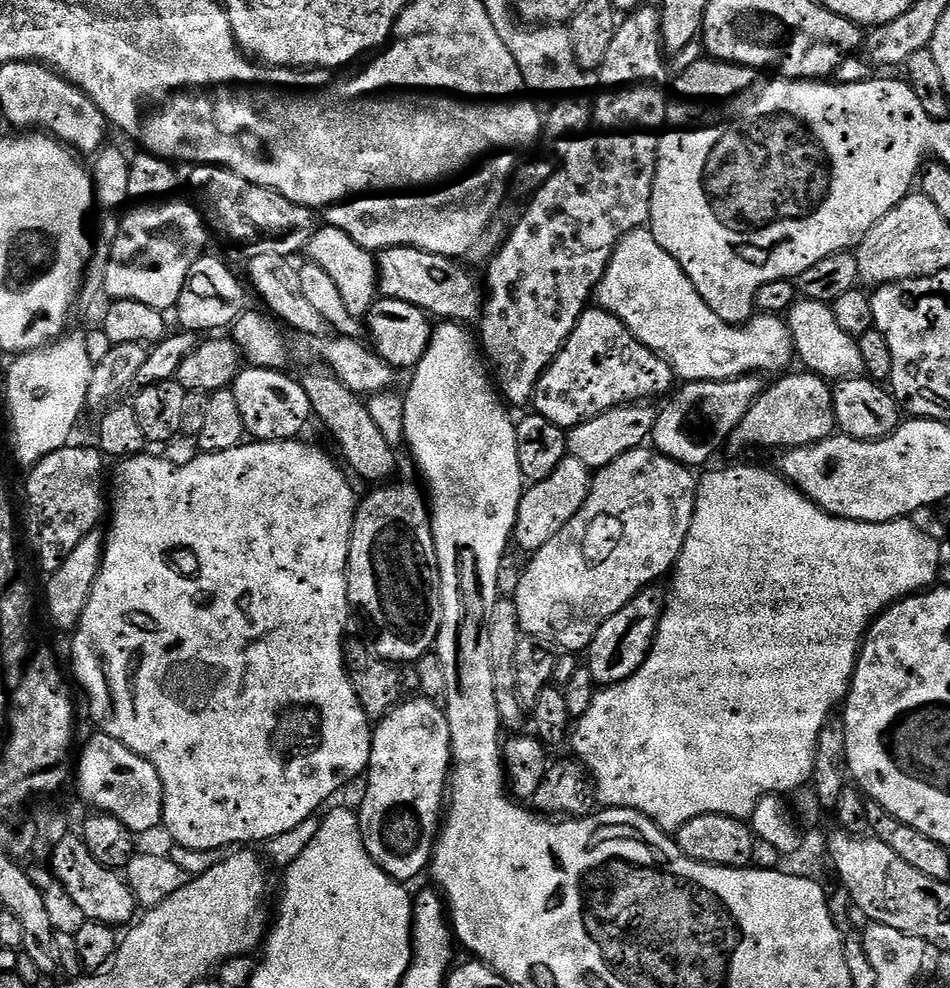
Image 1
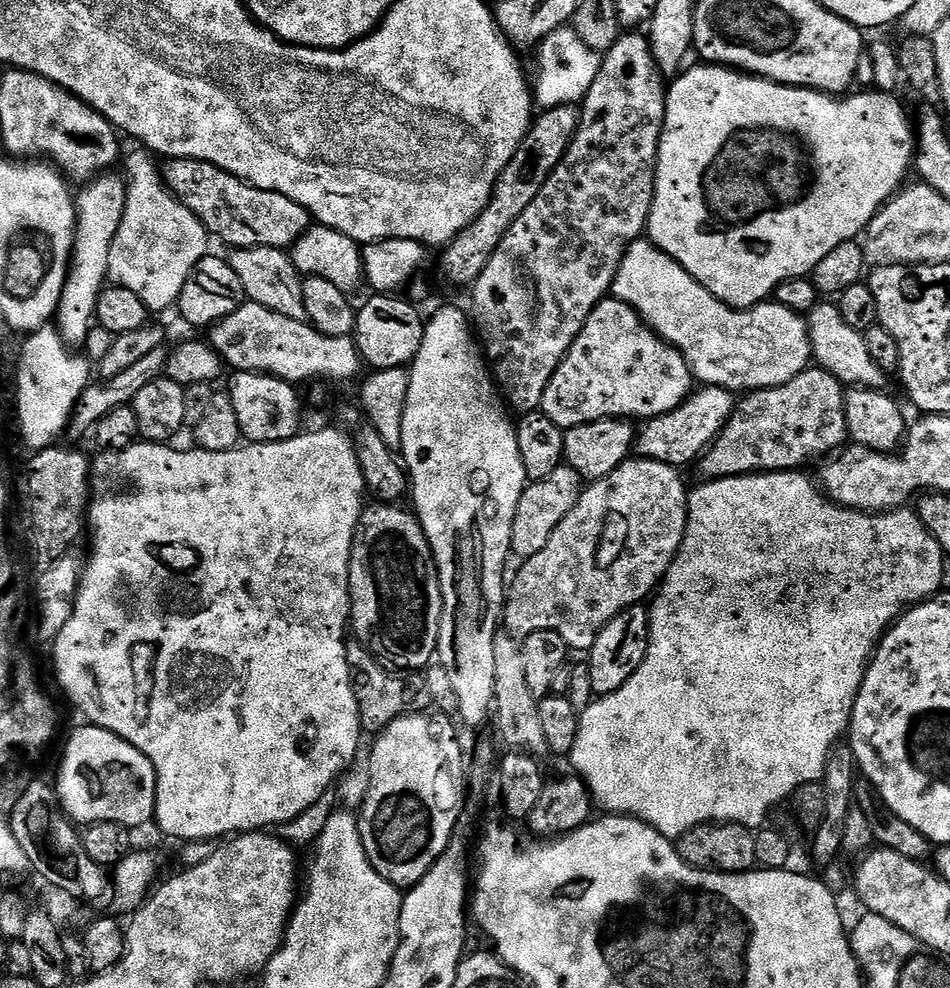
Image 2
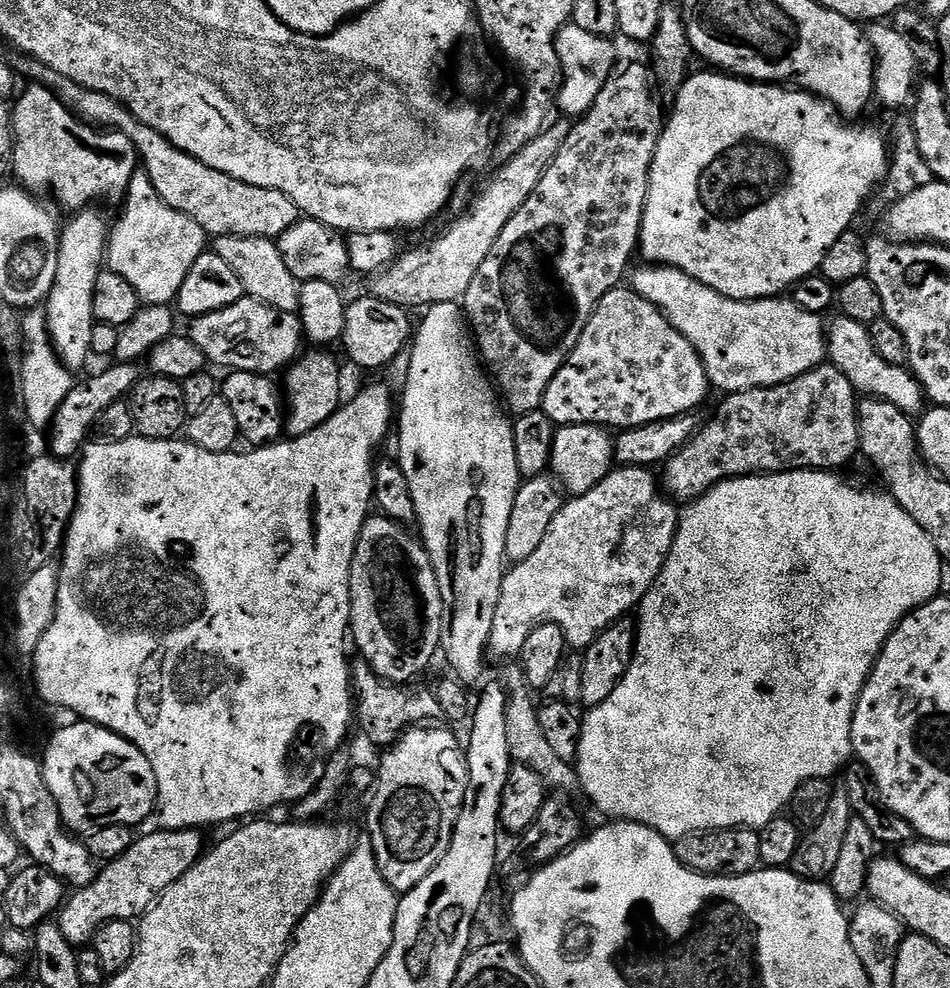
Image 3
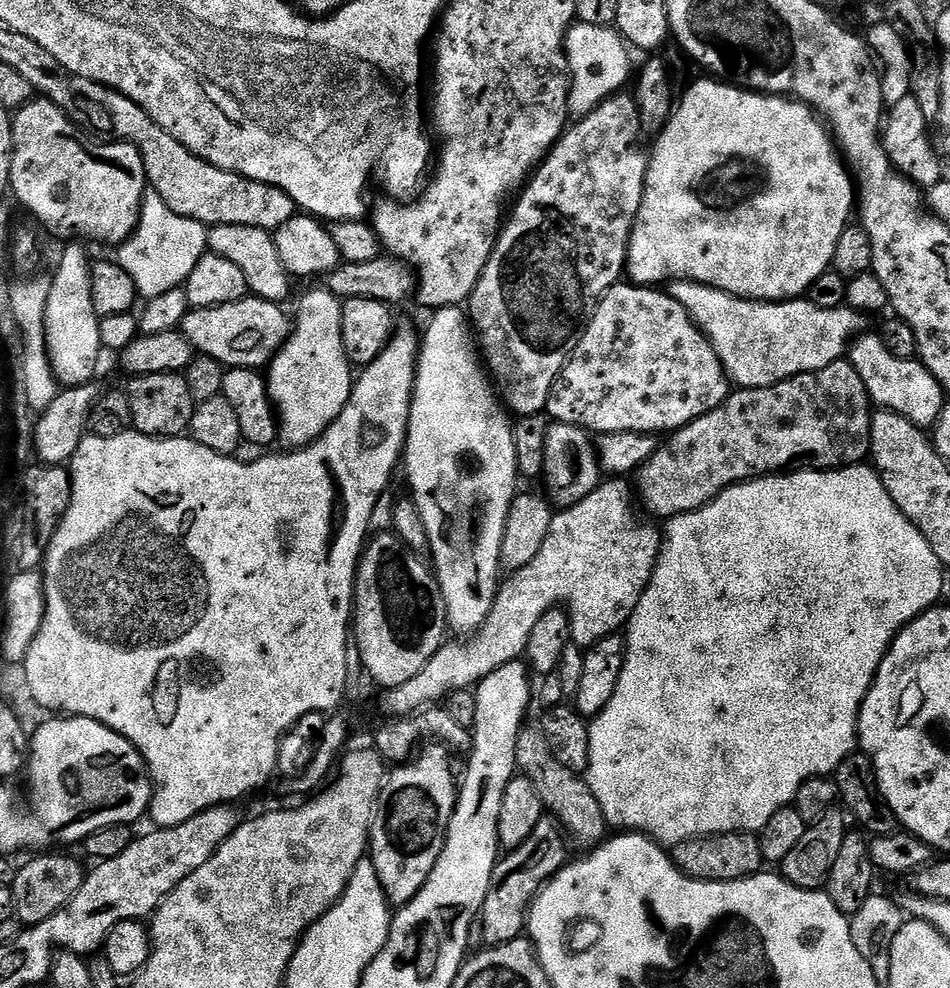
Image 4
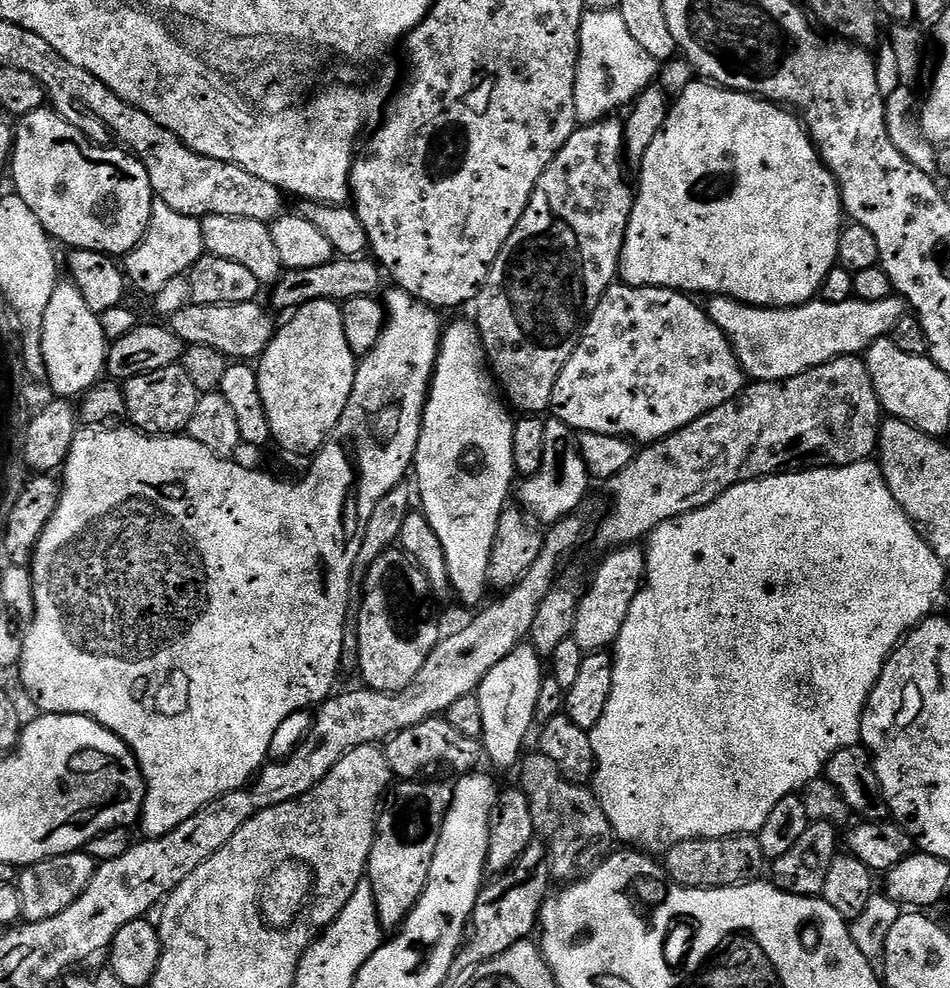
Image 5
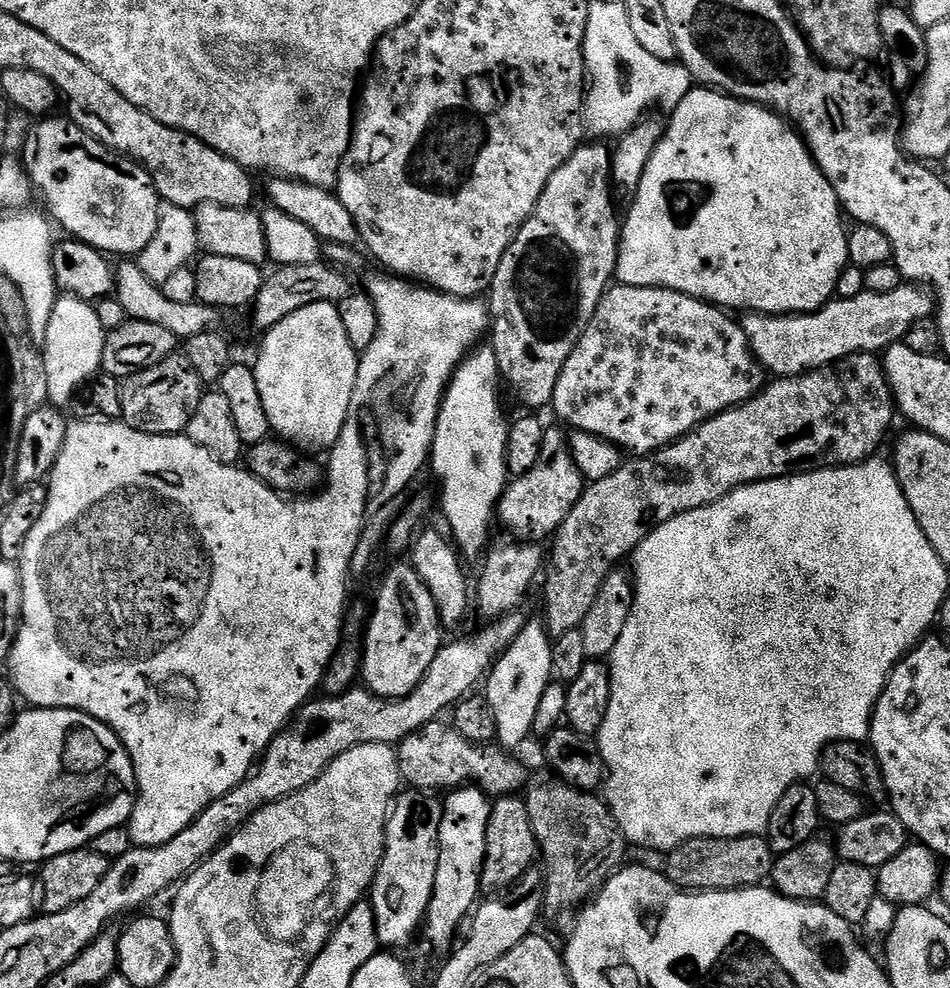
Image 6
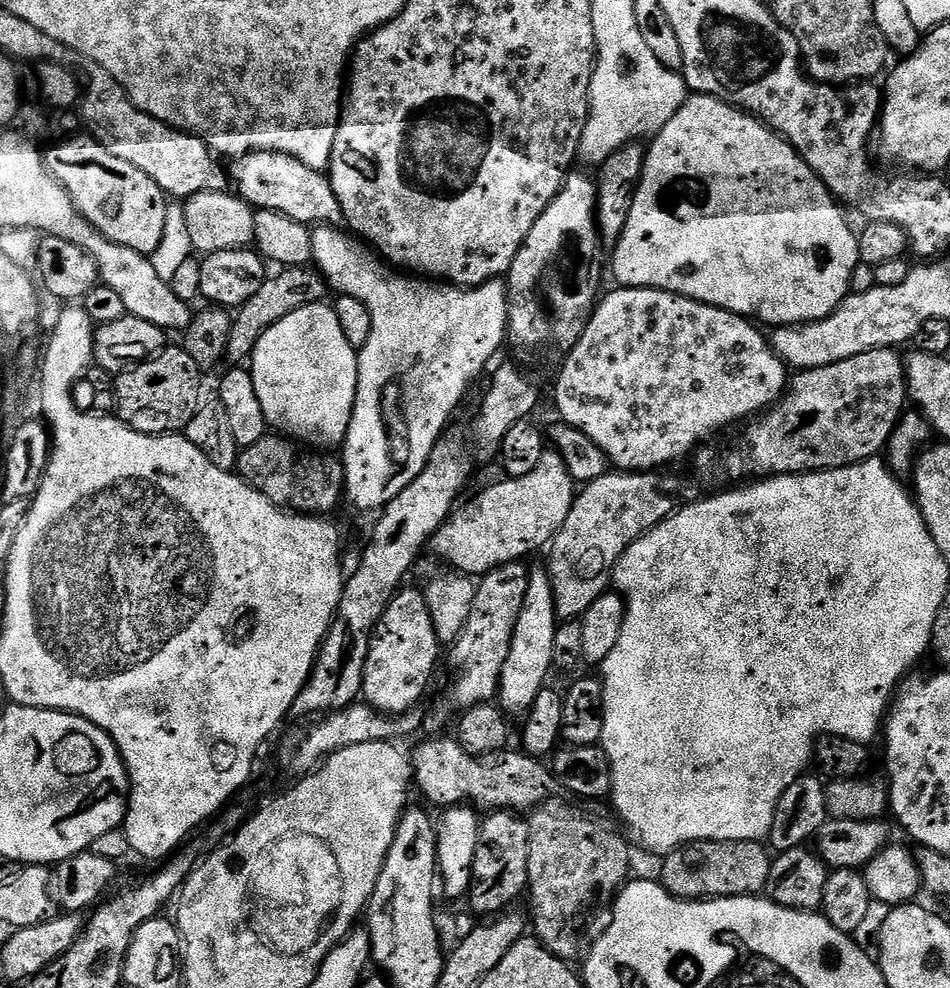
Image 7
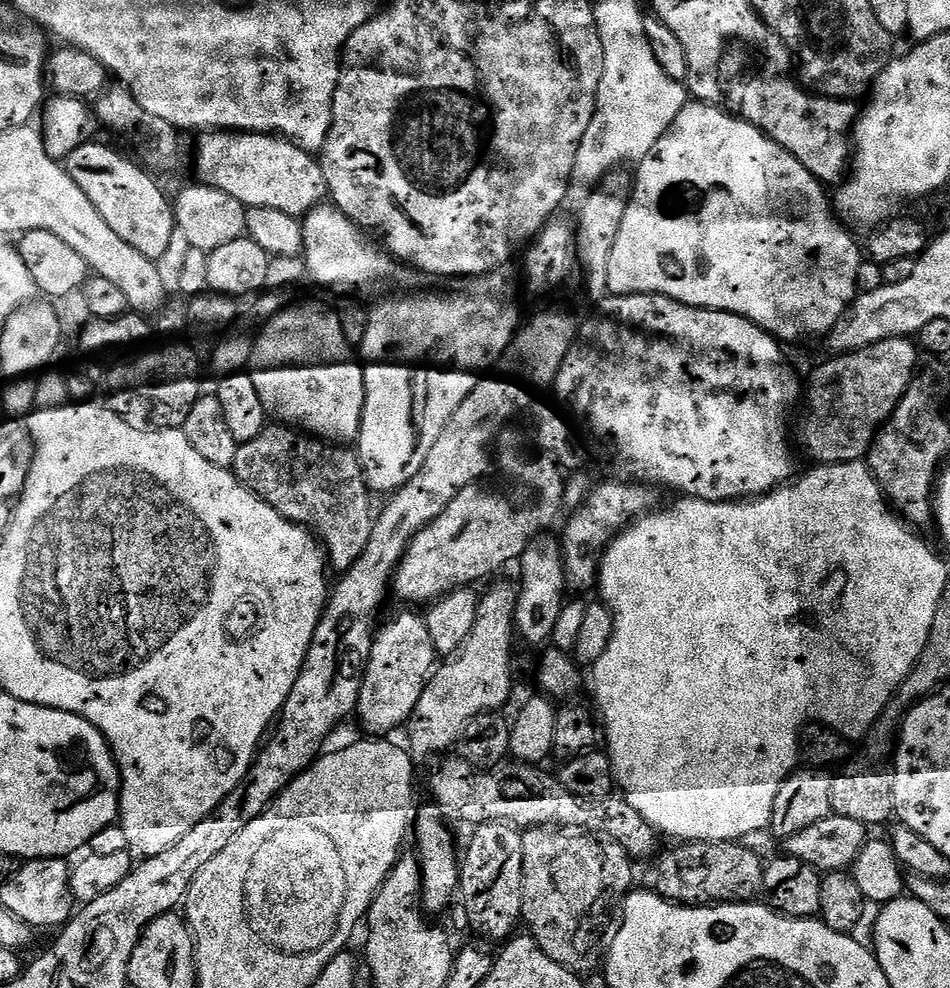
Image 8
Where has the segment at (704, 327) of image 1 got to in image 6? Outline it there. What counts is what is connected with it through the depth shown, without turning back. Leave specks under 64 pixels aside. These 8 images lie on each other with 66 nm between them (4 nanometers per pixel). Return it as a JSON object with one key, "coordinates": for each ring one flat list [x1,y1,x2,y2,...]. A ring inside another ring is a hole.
{"coordinates":[[902,286,898,290,890,290,890,294,874,294,865,291,858,298,833,299,824,305,819,312,789,314,787,316,766,316,763,314,748,314,743,317,744,332,752,343,752,353,773,377,800,376,804,372,813,372,816,368,825,368,835,360,853,356,859,352,873,354,883,353,892,344,901,343,904,336,919,320,933,315,934,300,927,291,916,286]]}

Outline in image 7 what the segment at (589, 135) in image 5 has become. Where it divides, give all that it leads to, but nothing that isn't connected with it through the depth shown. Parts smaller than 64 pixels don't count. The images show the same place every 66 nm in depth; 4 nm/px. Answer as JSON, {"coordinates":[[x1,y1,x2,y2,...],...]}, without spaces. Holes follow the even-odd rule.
{"coordinates":[[569,171,568,177,564,179,564,185,560,187,558,194,550,202,550,206,546,206,546,210,542,210,542,218,538,218,538,222,534,222,534,230,530,230,530,234,526,234,526,242,522,242,522,246,518,250,518,254,514,258,510,270,506,274,506,287,508,290,507,343,509,345,513,344,520,352,533,352,534,355,541,356,544,360,550,359,551,356,563,358,568,355,568,351,578,342,578,338,582,338,582,330,585,324,588,323,590,309,597,299,596,271,600,268,599,260,602,241,600,238,600,229,596,226,596,181,591,175,588,177,586,173,576,171]]}

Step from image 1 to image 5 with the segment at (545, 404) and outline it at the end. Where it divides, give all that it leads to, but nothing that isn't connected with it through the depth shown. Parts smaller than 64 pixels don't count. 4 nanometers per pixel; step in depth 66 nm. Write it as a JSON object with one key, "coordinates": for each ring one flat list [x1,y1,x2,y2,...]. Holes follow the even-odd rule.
{"coordinates":[[614,282,610,285,595,301,596,309,586,316,582,338,574,354,570,354,570,362,566,362,566,366,562,366,562,374,558,374,558,382,554,386,552,395,551,415,557,420,566,422,566,426,570,426,577,434,581,432,614,434,615,436,626,436,633,442,655,442,664,440,670,434,682,430,690,422,702,418,702,414,722,406,722,402,733,400,746,387,744,368,740,365,736,351,732,349,732,341,729,340,728,335,710,319,707,311,701,305,699,308,692,300,695,299,691,295,677,292,674,288,635,288,623,282]]}

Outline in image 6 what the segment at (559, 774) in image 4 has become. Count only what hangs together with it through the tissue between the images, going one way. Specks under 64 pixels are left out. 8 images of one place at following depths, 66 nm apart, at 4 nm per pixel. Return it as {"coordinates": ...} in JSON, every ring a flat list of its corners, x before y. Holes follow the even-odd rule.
{"coordinates":[[559,778,551,779,540,780,536,785,533,783,527,789,526,799,530,810,530,826,534,826,536,835,536,846,542,857,542,864,544,860,545,866,548,867,548,877,545,875,542,880,543,911,547,915,549,912,552,916,560,916,571,908,579,909,585,902,591,901,592,897,599,892,600,885,625,863,626,841,607,803,599,795,578,790]]}

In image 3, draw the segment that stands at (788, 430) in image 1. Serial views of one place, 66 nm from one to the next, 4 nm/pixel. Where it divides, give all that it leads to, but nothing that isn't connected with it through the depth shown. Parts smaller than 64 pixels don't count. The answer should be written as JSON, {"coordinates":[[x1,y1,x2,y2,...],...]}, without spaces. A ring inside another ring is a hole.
{"coordinates":[[825,362,819,368,811,368,793,380,769,388,733,392,723,399,716,413,709,418,708,425,705,428,703,425,695,436,681,444,678,451,668,457,668,469,664,476,662,472,662,480,669,497,691,502,704,496,715,484,742,476,763,476,797,470,840,470,843,464,861,455,858,393,850,378,846,378,846,374,831,363]]}

